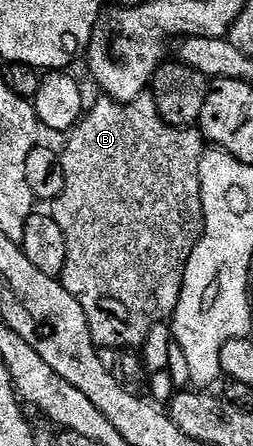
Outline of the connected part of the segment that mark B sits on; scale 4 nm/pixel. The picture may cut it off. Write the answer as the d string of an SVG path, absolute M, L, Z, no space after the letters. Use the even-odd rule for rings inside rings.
M151 94L139 95L129 103L118 103L115 99L100 97L96 104L85 110L81 120L67 136L68 144L59 156L60 170L65 177L65 187L55 199L54 217L66 237L66 265L62 282L65 289L78 299L78 305L86 313L92 339L100 349L139 348L156 323L171 320L180 300L180 290L184 284L184 270L190 261L190 253L195 249L200 234L204 231L204 210L200 192L200 159L206 150L205 140L199 130L186 127L172 127L158 113Z

